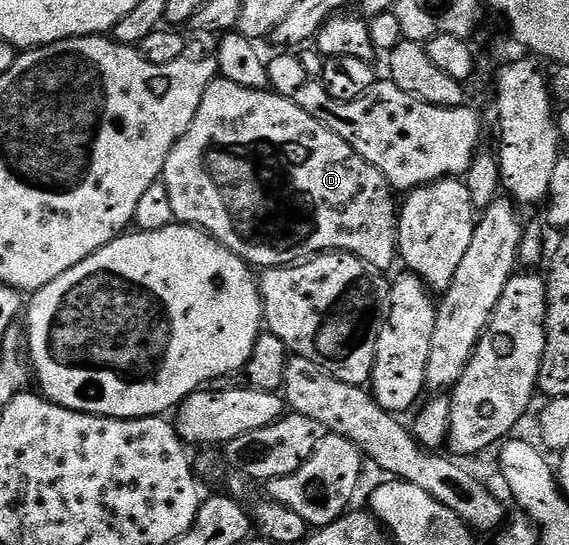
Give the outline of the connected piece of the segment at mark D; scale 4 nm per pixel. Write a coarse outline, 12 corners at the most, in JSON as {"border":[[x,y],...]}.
{"border":[[225,77],[168,156],[176,221],[249,266],[388,271],[398,207],[314,115]]}

